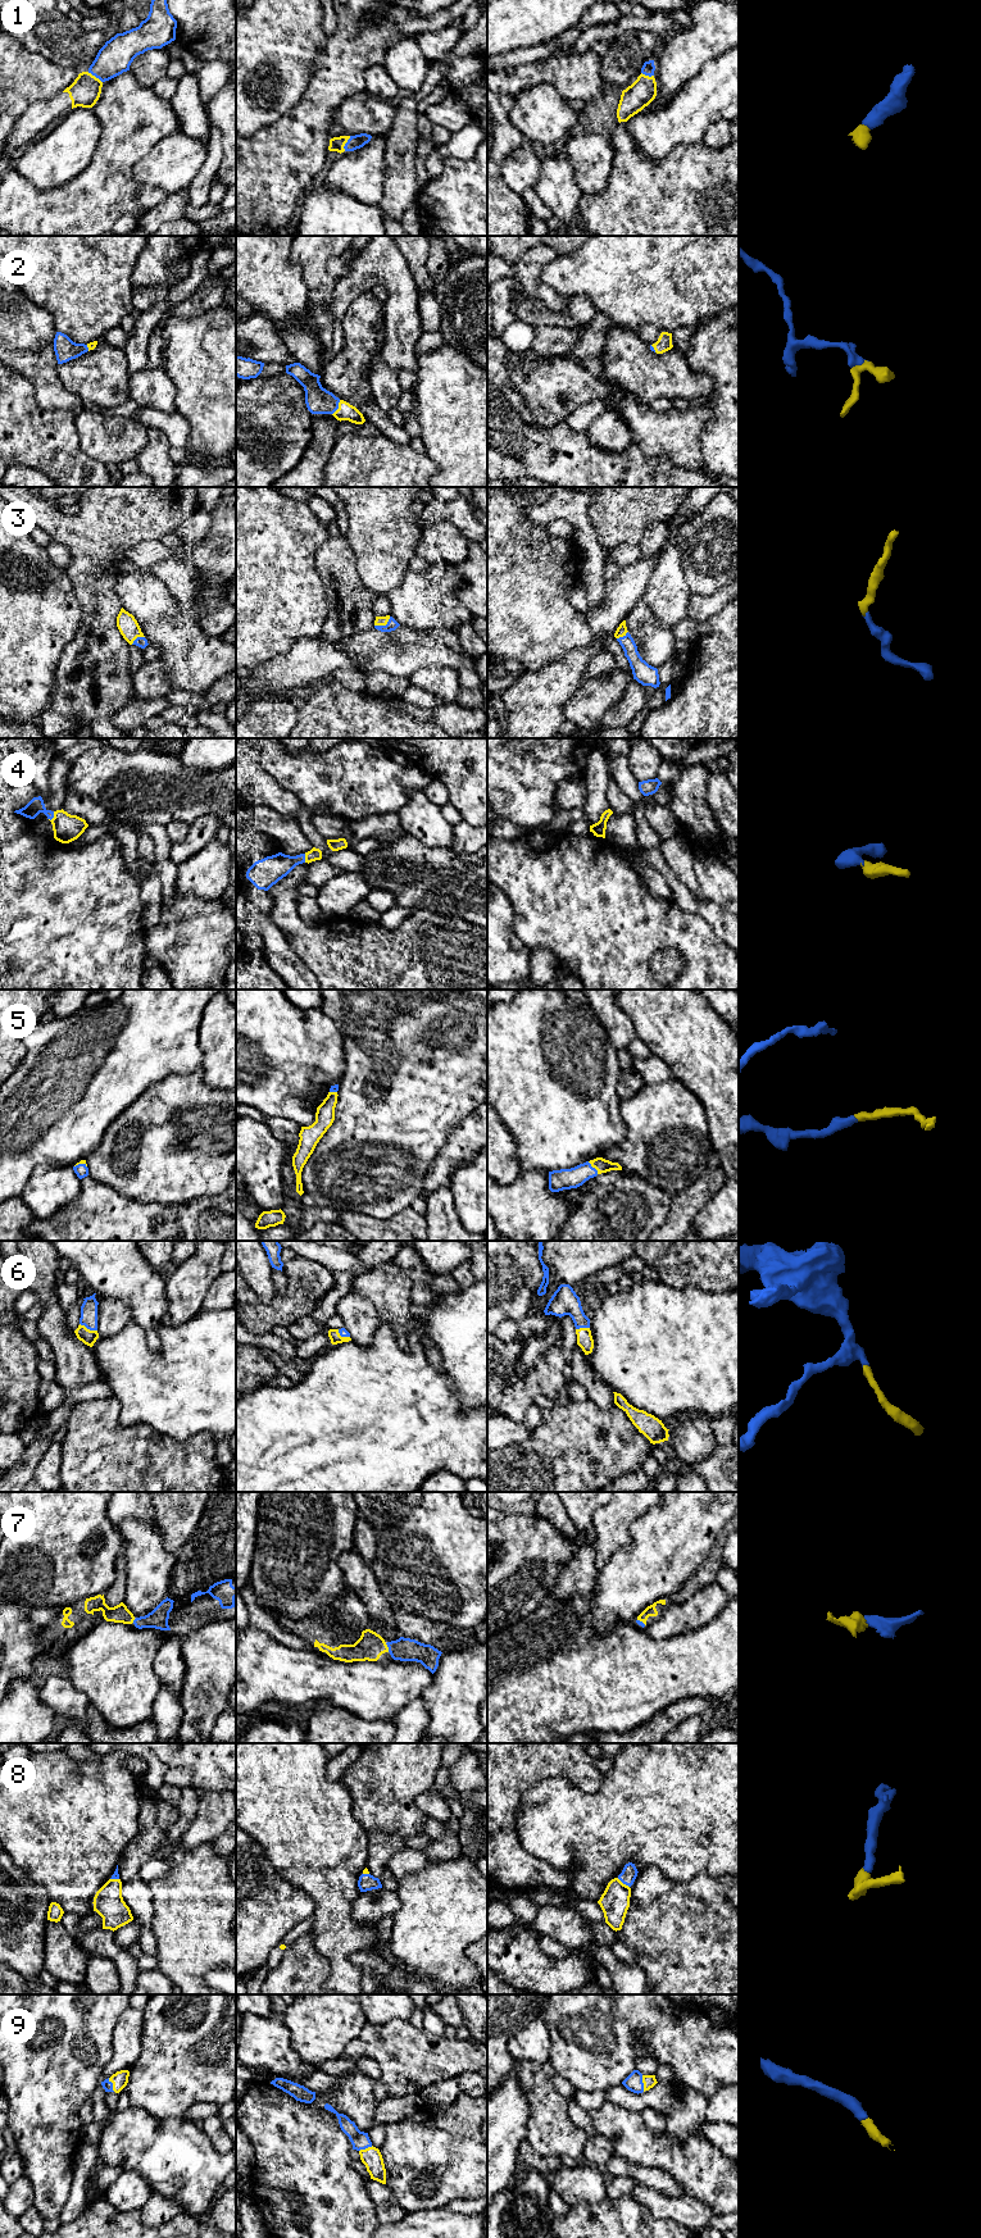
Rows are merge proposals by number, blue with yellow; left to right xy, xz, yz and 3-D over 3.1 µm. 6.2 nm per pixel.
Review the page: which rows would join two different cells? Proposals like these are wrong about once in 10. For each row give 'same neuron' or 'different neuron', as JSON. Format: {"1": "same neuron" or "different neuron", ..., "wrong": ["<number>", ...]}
{"1": "same neuron", "2": "same neuron", "3": "same neuron", "4": "same neuron", "5": "same neuron", "6": "same neuron", "7": "same neuron", "8": "same neuron", "9": "same neuron", "wrong": []}

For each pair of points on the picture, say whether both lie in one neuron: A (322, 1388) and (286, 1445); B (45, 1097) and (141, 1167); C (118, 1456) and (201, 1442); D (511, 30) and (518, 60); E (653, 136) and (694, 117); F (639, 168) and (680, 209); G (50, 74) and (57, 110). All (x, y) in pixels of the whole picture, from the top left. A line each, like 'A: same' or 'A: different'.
A: same
B: different
C: same
D: different
E: same
F: same
G: different

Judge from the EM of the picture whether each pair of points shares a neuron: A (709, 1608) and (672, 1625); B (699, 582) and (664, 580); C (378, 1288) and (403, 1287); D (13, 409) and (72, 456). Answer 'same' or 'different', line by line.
A: same
B: different
C: same
D: same

